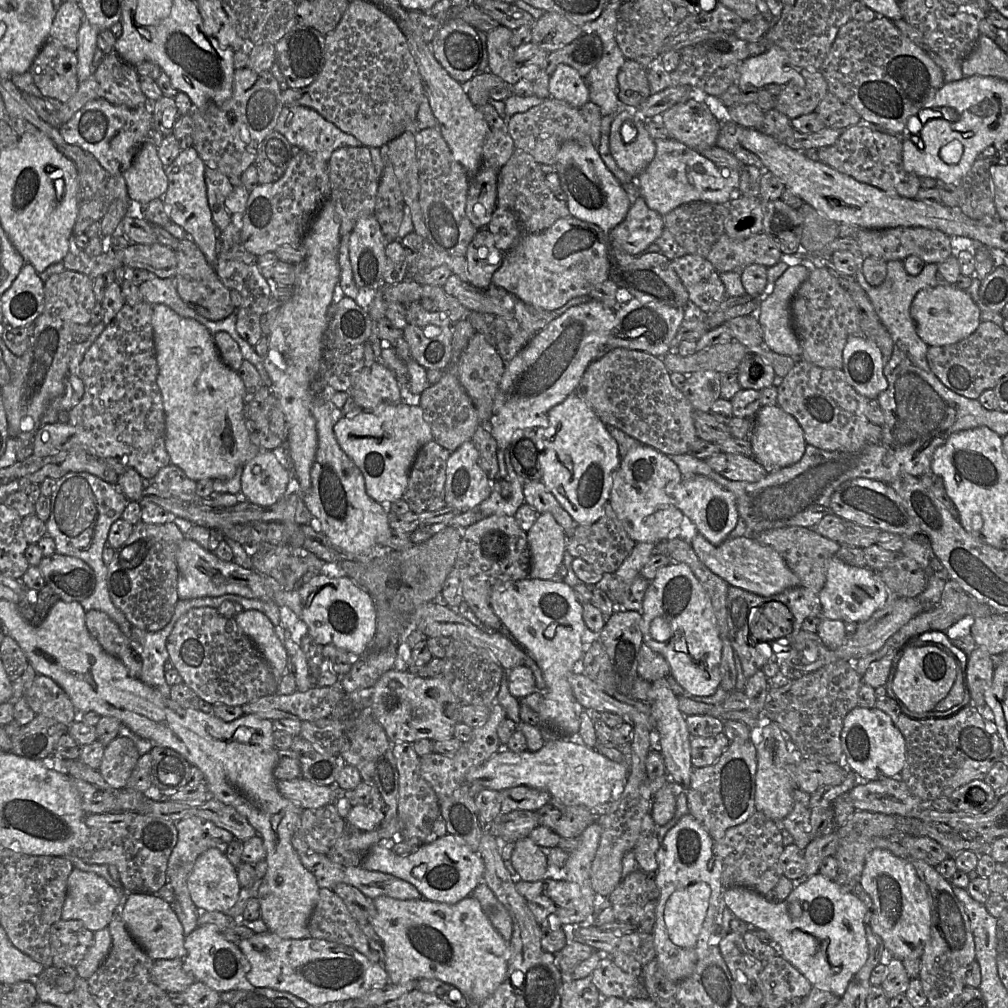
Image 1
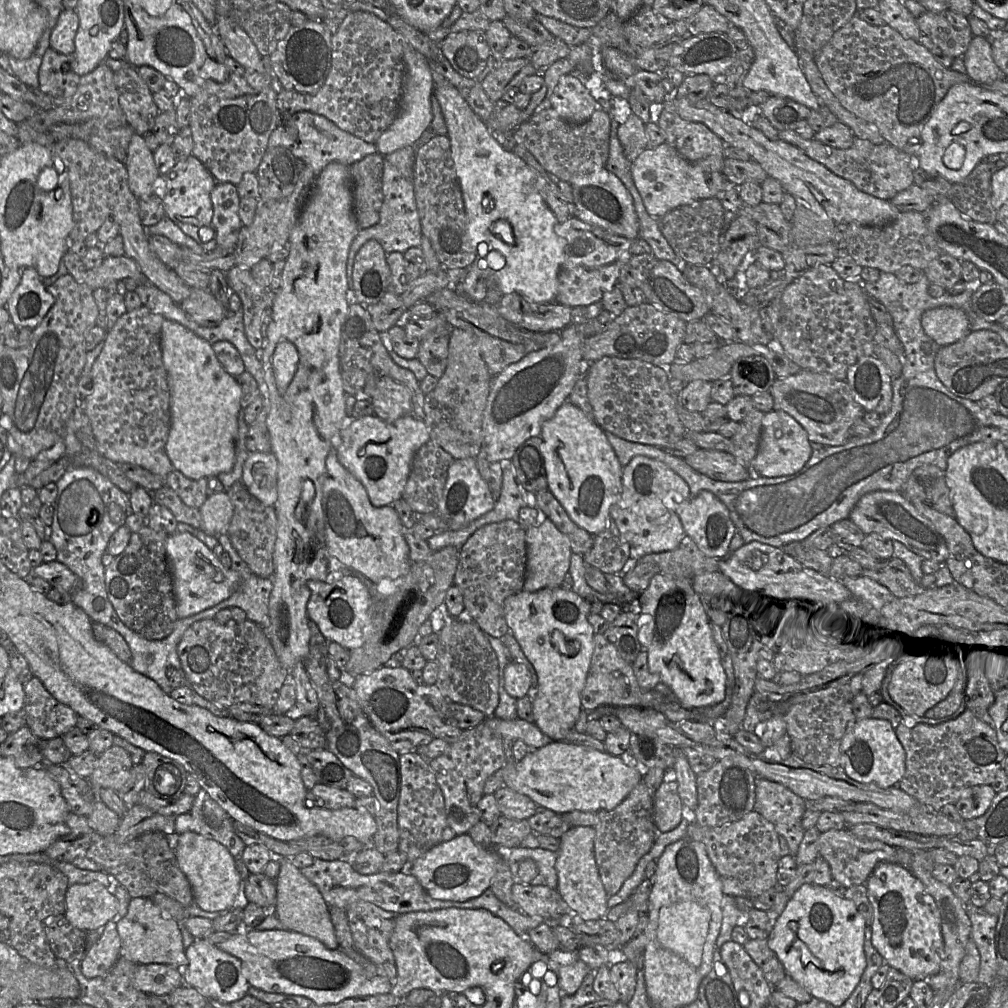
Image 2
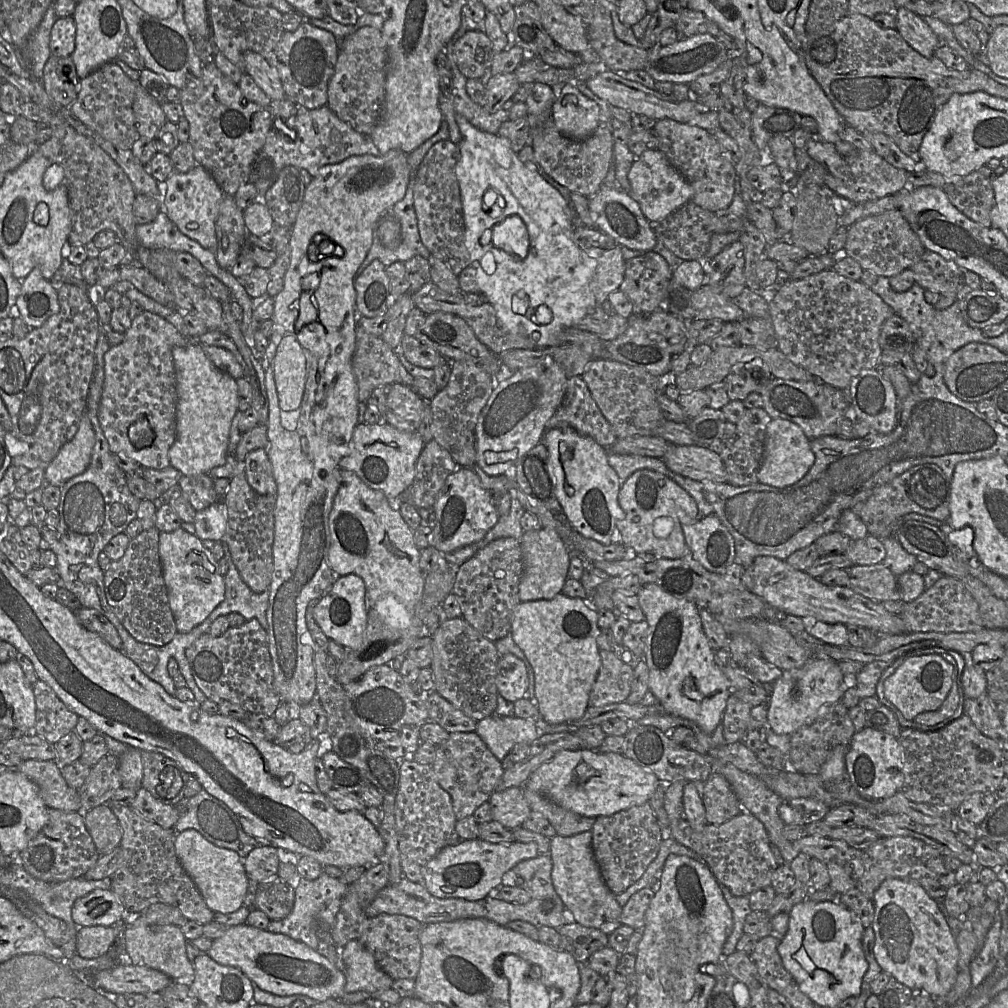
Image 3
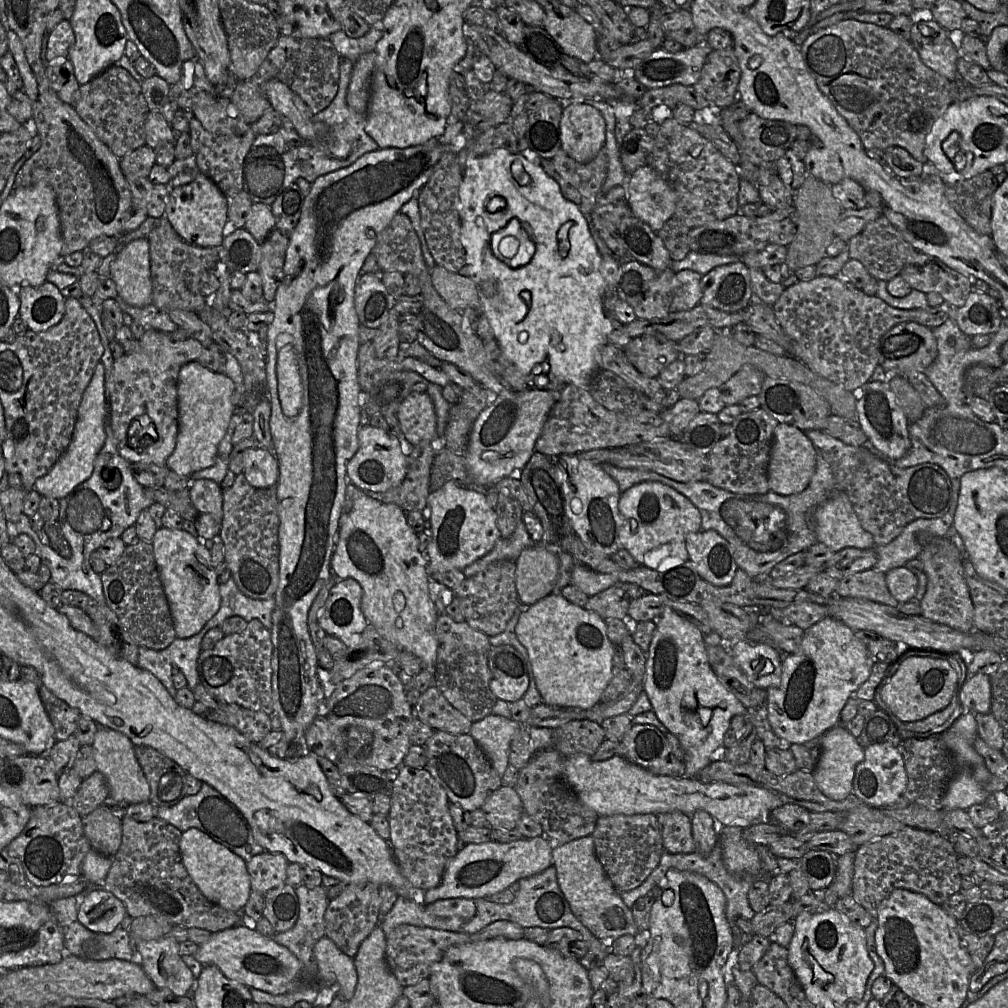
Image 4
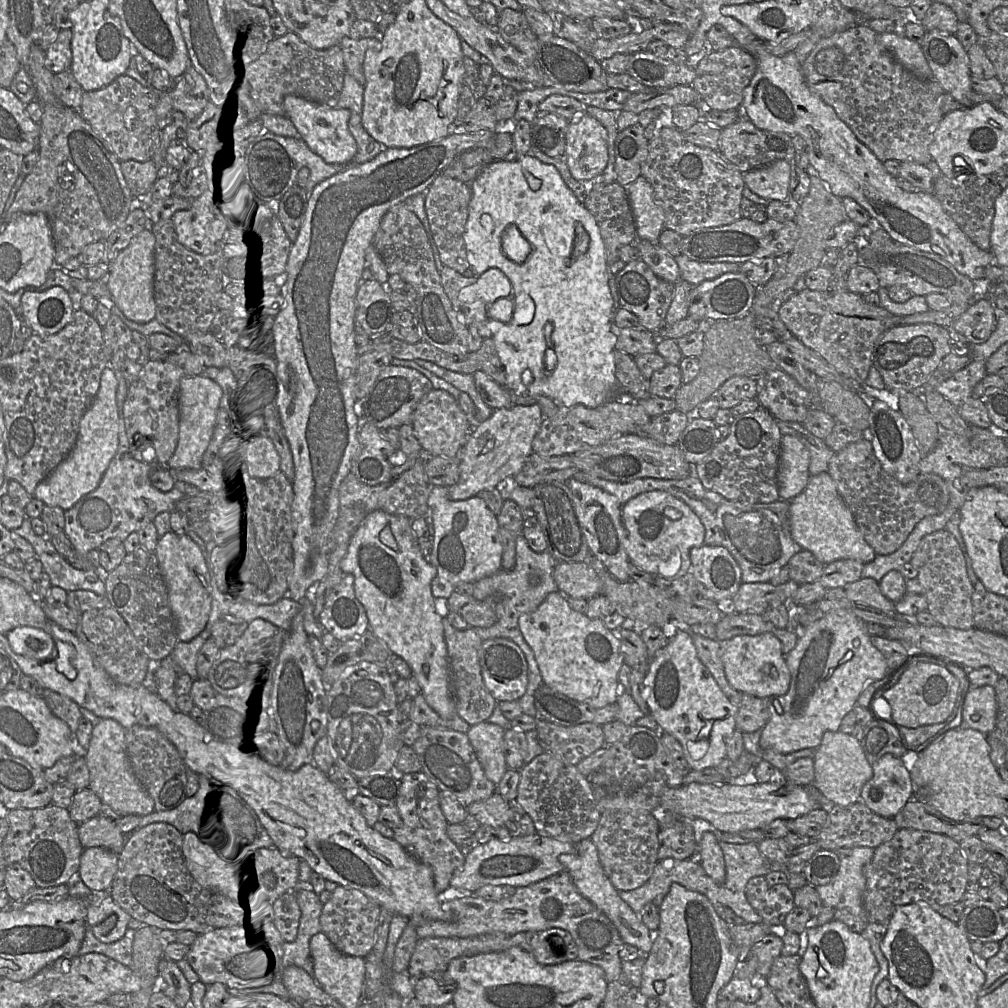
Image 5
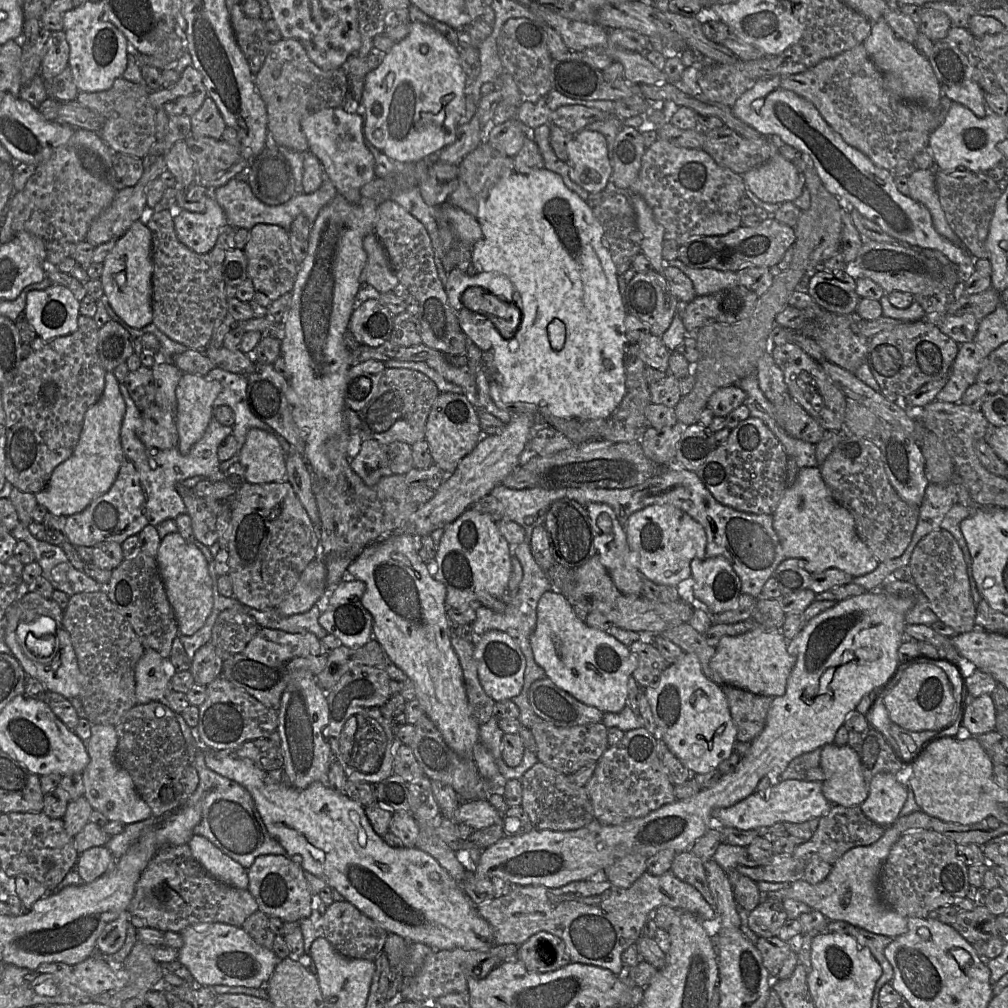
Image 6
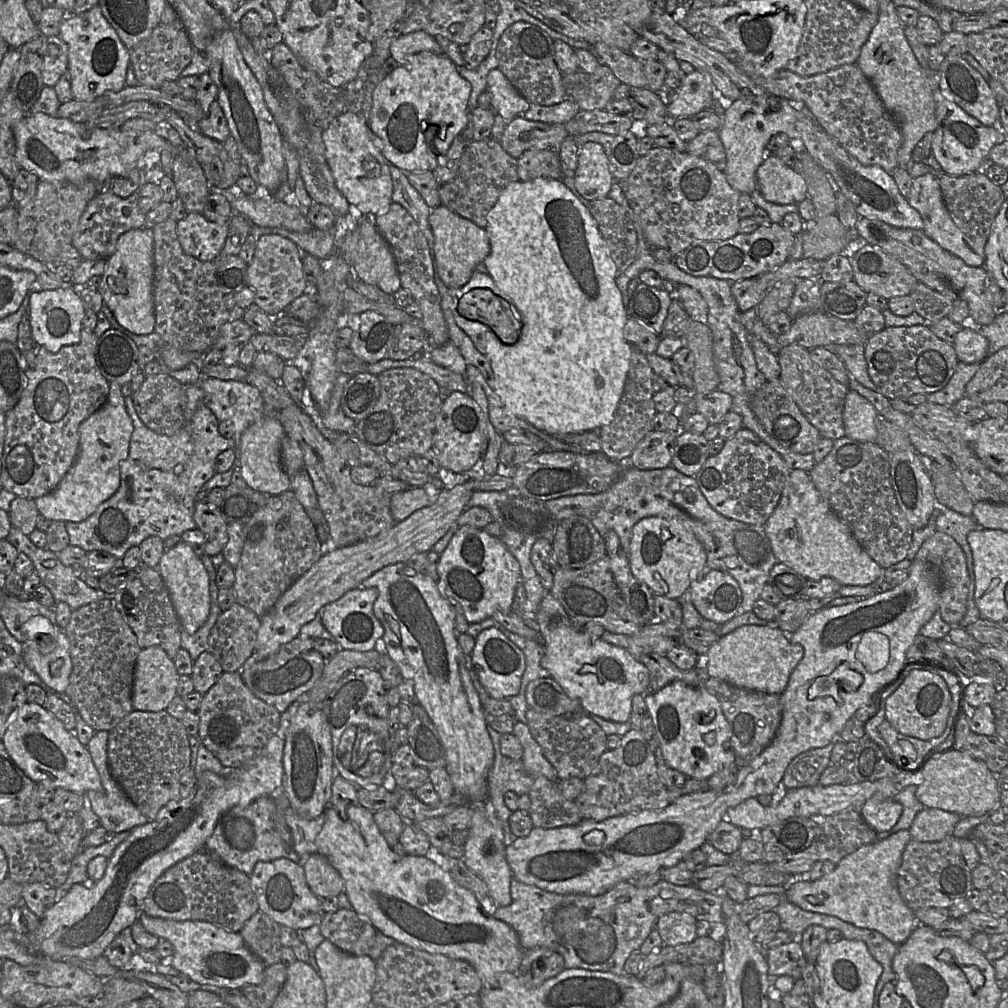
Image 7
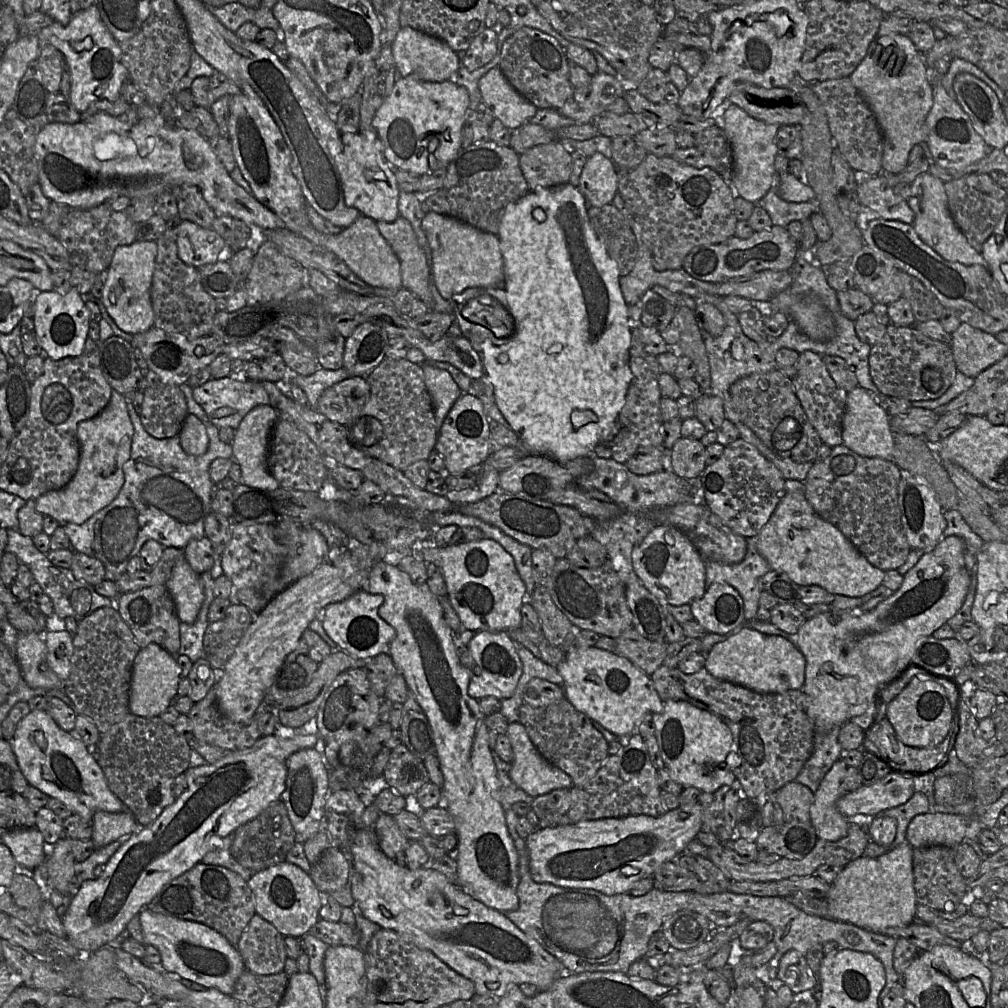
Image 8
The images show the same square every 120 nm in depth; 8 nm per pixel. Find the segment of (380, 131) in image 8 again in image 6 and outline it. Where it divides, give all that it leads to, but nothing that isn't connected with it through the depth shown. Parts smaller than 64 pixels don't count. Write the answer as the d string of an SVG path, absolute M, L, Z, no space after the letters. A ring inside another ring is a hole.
M411 22L408 35L396 42L382 63L366 75L362 95L365 139L397 163L433 158L455 140L458 122L465 112L466 82L467 76L460 65L459 49L432 25ZM376 129L383 131L380 141L374 137Z

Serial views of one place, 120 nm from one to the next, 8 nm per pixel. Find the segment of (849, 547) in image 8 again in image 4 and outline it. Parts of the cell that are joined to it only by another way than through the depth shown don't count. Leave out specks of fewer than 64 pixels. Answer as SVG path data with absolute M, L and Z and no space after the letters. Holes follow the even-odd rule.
M845 491L835 492L823 503L821 503L813 513L813 521L817 542L825 544L835 553L847 547L870 549L876 546L872 534L862 527L860 520L853 509L852 503Z

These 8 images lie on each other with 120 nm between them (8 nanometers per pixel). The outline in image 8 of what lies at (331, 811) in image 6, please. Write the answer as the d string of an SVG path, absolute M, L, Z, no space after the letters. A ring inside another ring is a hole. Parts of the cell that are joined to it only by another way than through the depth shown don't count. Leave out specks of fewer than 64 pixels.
M359 829L350 851L349 886L355 900L354 907L368 920L381 928L395 931L407 943L432 952L458 974L470 979L475 985L475 994L499 999L506 994L510 985L523 983L534 984L542 991L564 975L561 962L520 930L504 913L474 899L429 865L411 870L387 857L379 847L374 829Z

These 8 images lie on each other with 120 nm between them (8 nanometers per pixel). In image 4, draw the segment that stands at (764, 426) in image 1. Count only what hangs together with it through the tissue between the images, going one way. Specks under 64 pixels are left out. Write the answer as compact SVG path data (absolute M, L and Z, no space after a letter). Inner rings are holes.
M779 423L774 430L773 445L768 465L768 485L781 495L802 492L810 483L816 469L816 452L811 440L798 428Z

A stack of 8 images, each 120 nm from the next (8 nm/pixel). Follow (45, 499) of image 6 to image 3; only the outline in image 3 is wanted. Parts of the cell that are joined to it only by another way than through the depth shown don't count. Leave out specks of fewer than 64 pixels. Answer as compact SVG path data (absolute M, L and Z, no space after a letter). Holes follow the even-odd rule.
M84 413L75 436L65 443L45 469L45 484L61 487L69 479L82 474L90 464L95 432Z

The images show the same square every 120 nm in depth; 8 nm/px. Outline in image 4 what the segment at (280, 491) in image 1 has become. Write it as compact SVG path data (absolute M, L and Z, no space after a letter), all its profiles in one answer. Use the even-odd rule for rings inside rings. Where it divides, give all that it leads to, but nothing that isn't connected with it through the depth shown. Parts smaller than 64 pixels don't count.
M258 446L248 449L244 457L243 474L248 483L256 488L274 486L279 478L279 464L272 450Z

